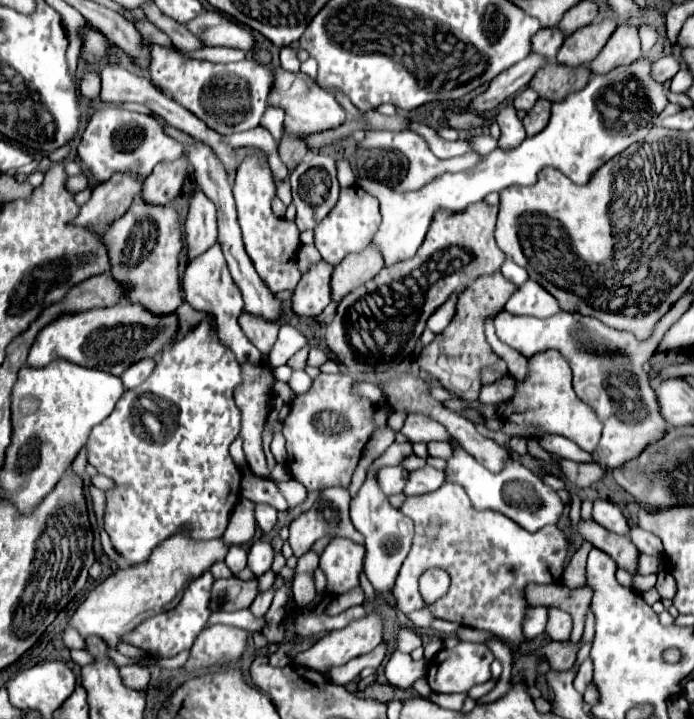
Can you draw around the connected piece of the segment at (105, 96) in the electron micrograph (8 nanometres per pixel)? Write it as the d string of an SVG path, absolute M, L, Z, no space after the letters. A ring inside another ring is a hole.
M104 63L100 67L100 77L102 77L102 91L100 91L100 99L106 101L106 103L124 103L124 101L132 101L132 103L142 103L146 105L150 111L158 113L160 117L166 119L166 123L170 123L172 127L188 133L190 137L198 139L198 141L204 141L212 147L212 151L216 151L216 155L220 157L220 161L224 163L224 167L228 169L228 177L232 181L234 173L236 173L236 163L238 163L238 155L236 155L236 149L224 141L224 135L220 135L218 131L212 131L202 119L198 119L196 115L192 115L188 109L184 109L182 105L178 105L172 97L166 97L158 87L154 87L150 81L146 81L144 77L138 77L126 69L122 69L120 65L112 65L112 63Z

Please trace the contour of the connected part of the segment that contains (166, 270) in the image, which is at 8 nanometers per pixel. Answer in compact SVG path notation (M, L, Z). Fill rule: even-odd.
M136 199L132 207L116 219L104 235L112 257L112 275L120 281L134 283L124 301L142 303L156 313L172 313L182 305L182 287L178 275L178 259L184 249L184 235L178 221L178 211L168 205L148 205Z

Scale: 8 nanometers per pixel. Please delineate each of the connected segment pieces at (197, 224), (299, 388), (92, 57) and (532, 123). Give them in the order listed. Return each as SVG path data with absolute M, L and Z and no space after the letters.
M196 191L190 199L190 211L186 217L188 257L194 259L196 255L210 249L214 243L216 243L216 207L202 191Z
M294 371L294 373L292 373L292 379L288 381L288 385L290 385L298 395L300 395L300 393L306 393L306 391L310 389L312 379L308 377L306 371Z
M86 23L84 27L84 45L82 45L82 59L86 63L98 63L104 59L104 53L110 55L112 43L100 33L96 31L92 25Z
M538 99L536 105L532 107L532 111L528 111L528 115L524 117L524 127L526 127L526 135L532 137L536 133L540 133L550 119L550 101L548 99Z

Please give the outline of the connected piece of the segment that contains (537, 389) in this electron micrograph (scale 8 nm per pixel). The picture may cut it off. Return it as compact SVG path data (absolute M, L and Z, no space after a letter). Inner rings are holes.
M542 351L530 359L530 375L524 383L516 383L516 395L512 407L504 413L504 421L510 423L538 423L544 433L562 435L574 441L584 451L594 451L600 439L602 423L594 411L582 403L572 389L572 371L568 361L558 351Z

